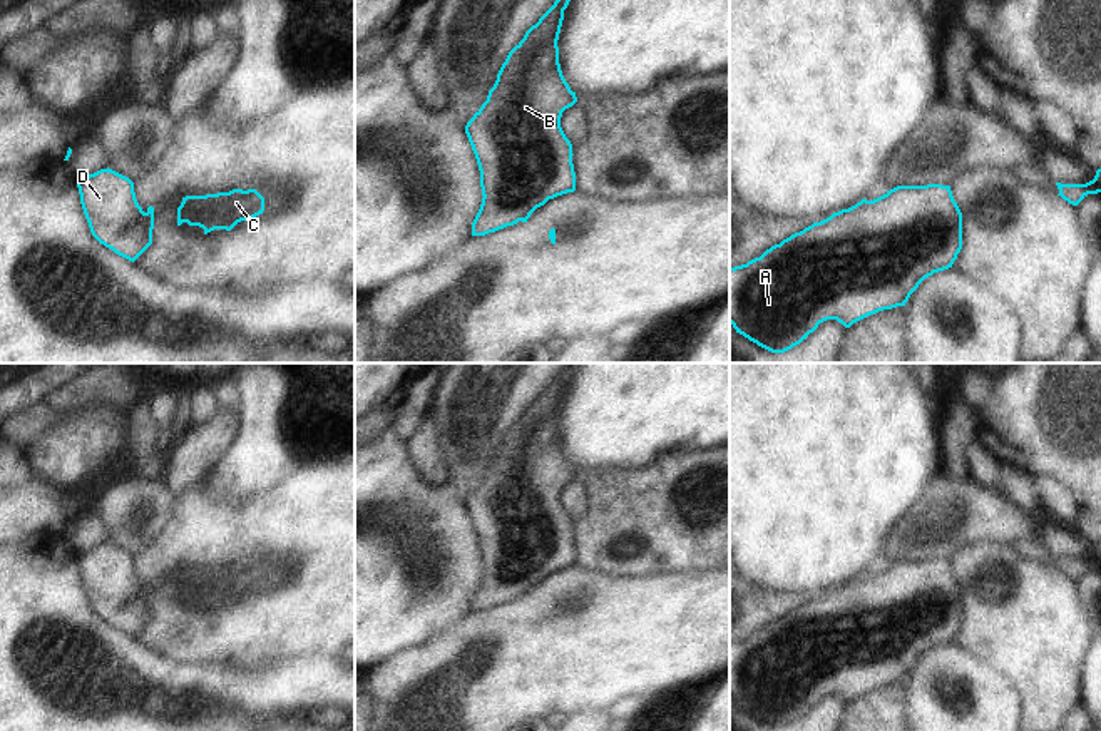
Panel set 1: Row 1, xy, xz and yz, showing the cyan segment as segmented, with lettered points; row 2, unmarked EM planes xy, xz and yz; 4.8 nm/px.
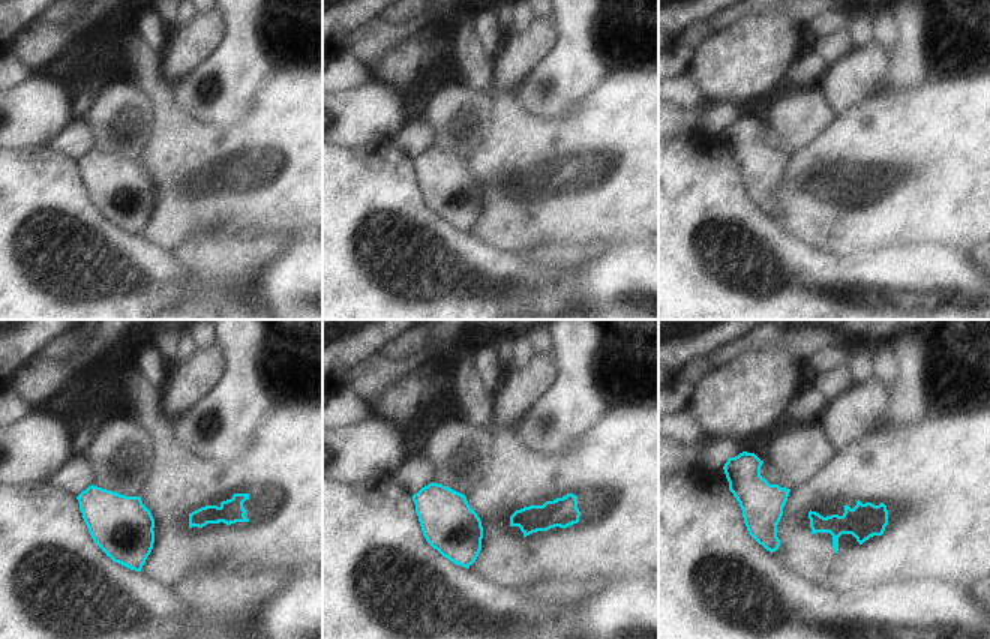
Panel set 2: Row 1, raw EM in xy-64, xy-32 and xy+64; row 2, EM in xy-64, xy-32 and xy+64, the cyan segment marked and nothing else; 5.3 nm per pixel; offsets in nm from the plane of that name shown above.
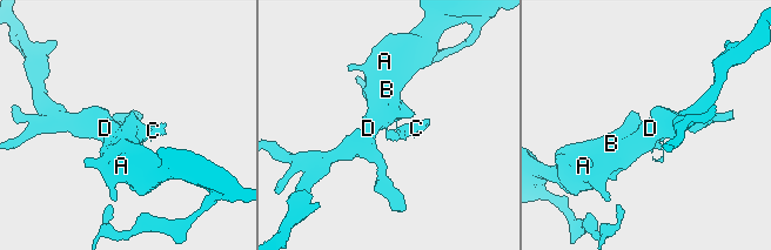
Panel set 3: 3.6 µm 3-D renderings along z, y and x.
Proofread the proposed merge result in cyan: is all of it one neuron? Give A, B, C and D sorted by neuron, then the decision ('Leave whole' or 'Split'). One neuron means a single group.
Groups: A B D / C. Split

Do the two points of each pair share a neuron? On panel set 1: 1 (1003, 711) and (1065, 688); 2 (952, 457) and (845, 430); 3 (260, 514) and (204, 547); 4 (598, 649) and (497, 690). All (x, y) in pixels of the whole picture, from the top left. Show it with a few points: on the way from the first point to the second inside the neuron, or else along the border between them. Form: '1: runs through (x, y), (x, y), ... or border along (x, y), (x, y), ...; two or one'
1: border along (999, 671), (1016, 688), (1021, 713); two
2: border along (939, 444), (942, 469); two
3: runs through (246, 527), (226, 547), (218, 547); one
4: runs through (573, 649), (547, 649), (532, 654), (522, 664); one

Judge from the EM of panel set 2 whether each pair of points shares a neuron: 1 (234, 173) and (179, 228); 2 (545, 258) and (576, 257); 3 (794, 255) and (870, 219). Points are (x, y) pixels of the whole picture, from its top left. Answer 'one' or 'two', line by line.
1: one
2: one
3: two

